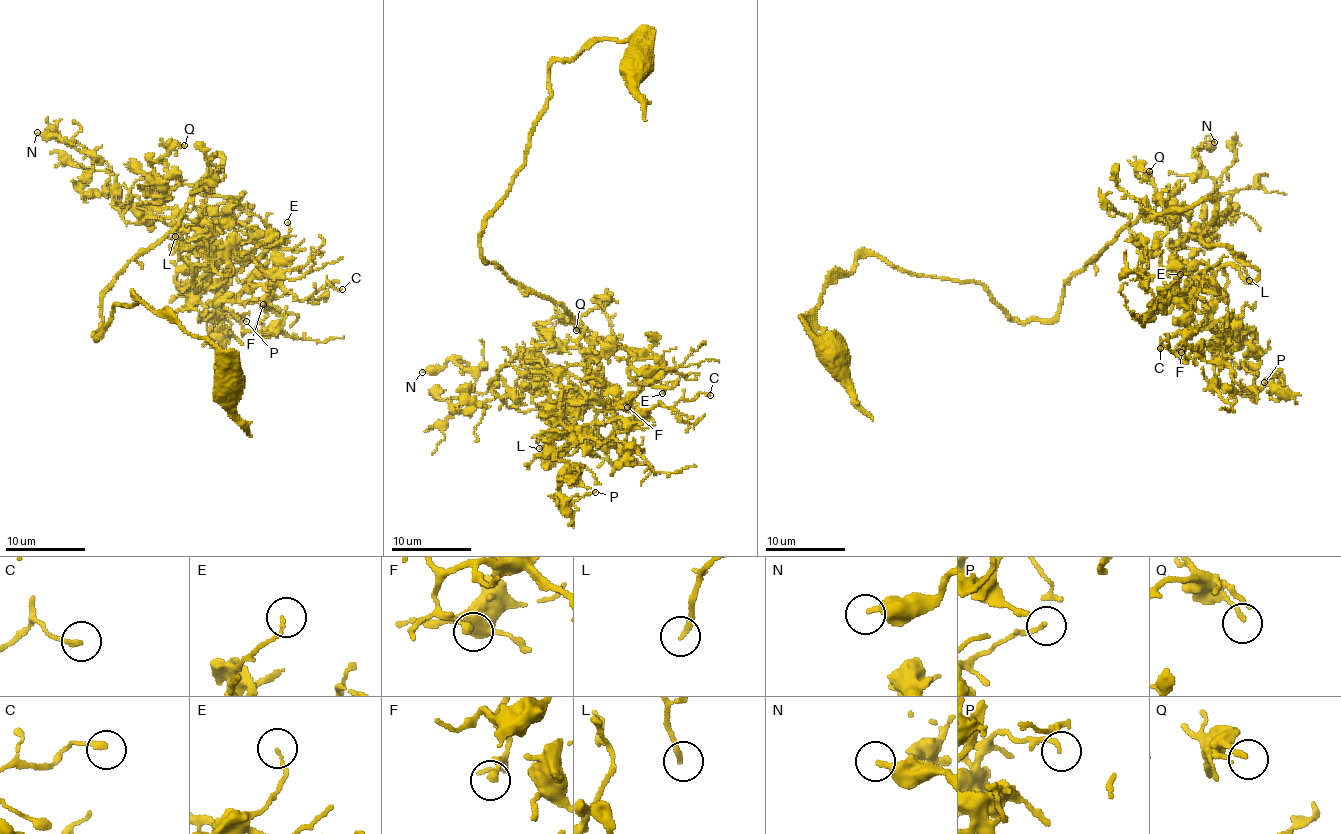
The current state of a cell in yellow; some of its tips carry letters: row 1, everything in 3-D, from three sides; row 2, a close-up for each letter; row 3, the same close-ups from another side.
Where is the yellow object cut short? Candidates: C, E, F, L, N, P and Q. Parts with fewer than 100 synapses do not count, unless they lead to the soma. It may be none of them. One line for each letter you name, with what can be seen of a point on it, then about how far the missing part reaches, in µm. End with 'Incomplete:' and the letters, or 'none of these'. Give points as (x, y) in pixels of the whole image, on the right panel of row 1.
L: at (1249, 280); about 30 µm are missing
Incomplete: L

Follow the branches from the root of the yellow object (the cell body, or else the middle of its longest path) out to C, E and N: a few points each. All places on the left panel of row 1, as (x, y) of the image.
C: (226, 379), (135, 293), (94, 338), (189, 203), (209, 257), (267, 259), (251, 284), (342, 289)
E: (226, 379), (135, 293), (94, 338), (104, 290), (189, 203), (255, 213), (256, 259), (287, 222)
N: (226, 379), (135, 293), (94, 334), (189, 203), (216, 216), (193, 241), (121, 208), (37, 132)

